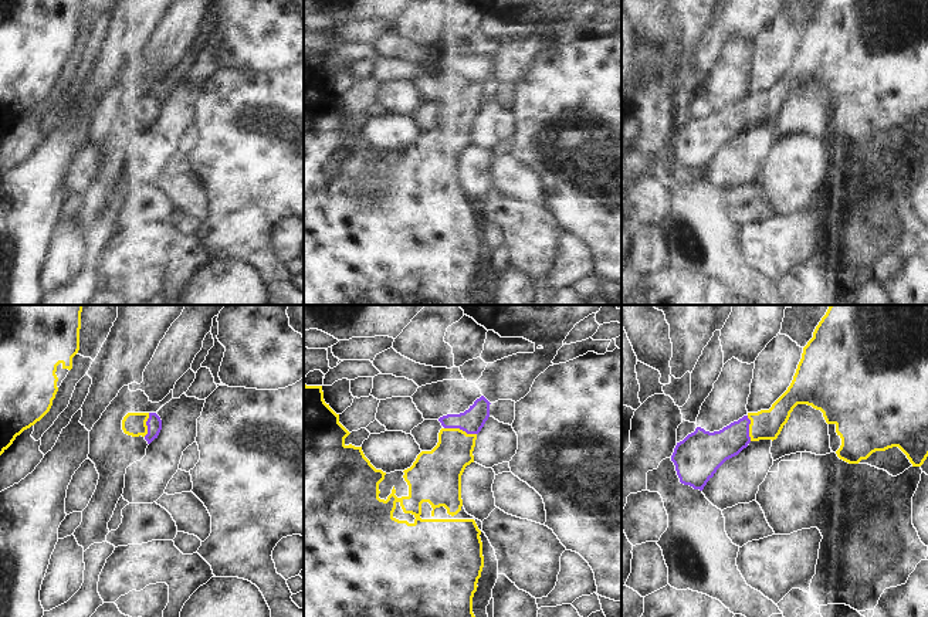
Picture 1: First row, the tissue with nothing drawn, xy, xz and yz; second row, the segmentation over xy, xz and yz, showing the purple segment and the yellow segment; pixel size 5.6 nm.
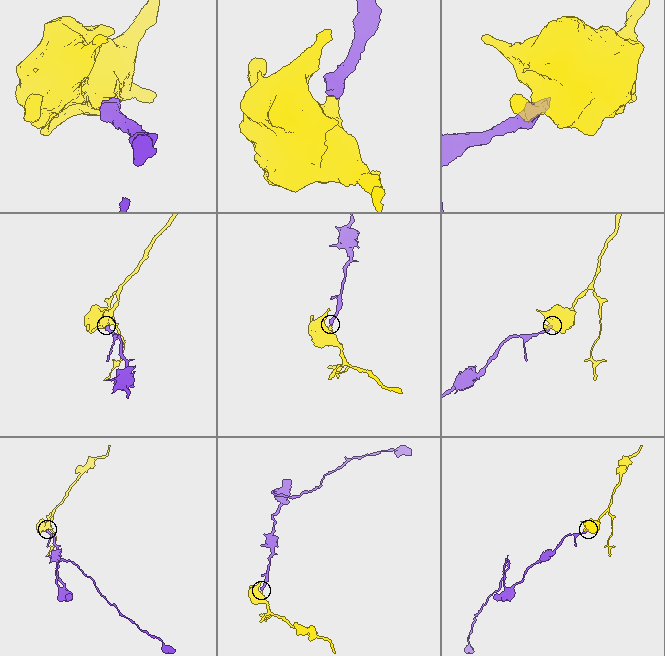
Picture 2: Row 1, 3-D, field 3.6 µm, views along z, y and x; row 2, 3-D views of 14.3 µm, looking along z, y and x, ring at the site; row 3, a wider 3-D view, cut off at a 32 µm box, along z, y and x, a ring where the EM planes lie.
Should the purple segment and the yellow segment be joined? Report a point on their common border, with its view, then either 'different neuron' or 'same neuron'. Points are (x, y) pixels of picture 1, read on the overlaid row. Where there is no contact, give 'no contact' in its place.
contact xz (460, 429); same neuron

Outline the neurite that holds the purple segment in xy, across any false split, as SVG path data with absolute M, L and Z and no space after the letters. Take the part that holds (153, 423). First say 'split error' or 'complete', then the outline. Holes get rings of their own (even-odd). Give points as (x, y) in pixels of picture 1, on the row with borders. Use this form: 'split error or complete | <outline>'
split error | M128 413L122 420L122 430L132 437L142 435L150 444L162 430L162 420L156 413Z

